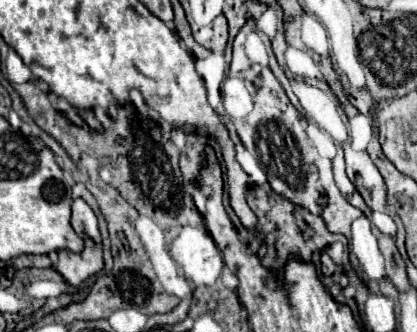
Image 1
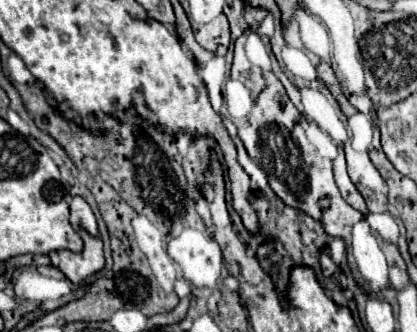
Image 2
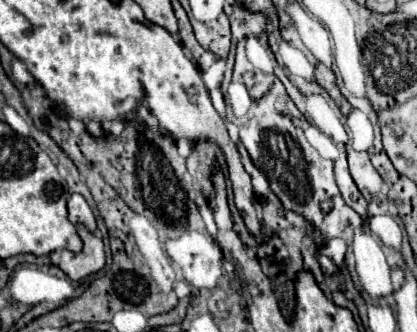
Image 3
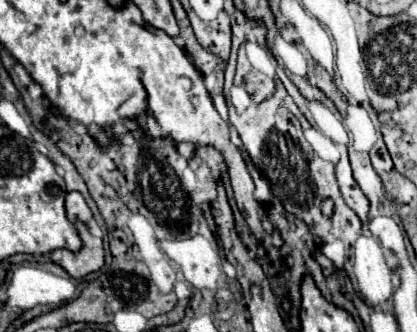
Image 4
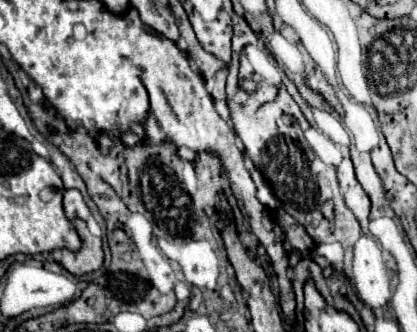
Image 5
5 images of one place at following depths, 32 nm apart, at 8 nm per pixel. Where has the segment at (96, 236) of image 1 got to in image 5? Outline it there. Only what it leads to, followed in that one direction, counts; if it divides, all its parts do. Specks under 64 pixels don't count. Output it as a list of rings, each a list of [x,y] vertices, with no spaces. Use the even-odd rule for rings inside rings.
[[[70,188],[70,190],[64,192],[62,206],[64,206],[64,212],[66,212],[68,220],[74,220],[74,218],[88,220],[88,218],[90,218],[90,210],[88,210],[88,206],[84,204],[82,194],[80,194],[78,190],[74,190],[74,188]]]

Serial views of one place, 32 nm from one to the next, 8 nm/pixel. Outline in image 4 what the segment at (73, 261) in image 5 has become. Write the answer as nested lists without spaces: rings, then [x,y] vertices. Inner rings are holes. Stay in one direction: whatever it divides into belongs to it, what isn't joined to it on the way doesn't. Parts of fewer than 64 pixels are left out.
[[[76,220],[74,222],[80,238],[82,238],[82,250],[80,252],[70,252],[62,250],[62,260],[60,266],[72,276],[72,278],[82,278],[90,272],[96,272],[104,266],[104,248],[102,248],[102,238],[94,238],[86,224]]]

